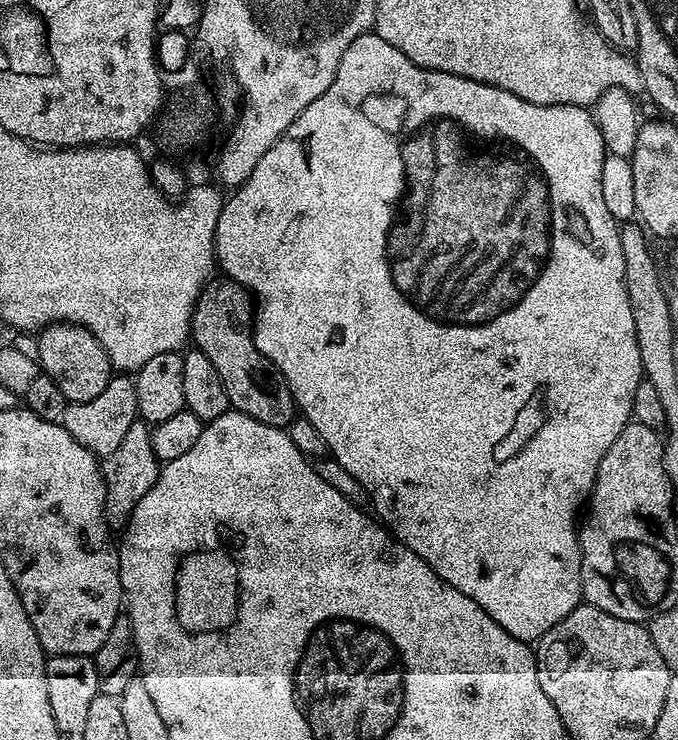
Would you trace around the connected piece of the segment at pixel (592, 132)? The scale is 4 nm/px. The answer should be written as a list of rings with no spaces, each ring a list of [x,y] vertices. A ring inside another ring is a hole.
[[[369,30],[354,38],[350,46],[346,46],[342,62],[338,62],[338,74],[334,74],[334,82],[326,86],[326,94],[318,94],[318,98],[314,98],[314,102],[310,102],[310,106],[306,106],[306,110],[302,110],[302,114],[298,114],[298,118],[290,122],[278,142],[274,142],[274,146],[270,146],[270,150],[262,154],[258,166],[250,170],[250,178],[246,178],[246,182],[225,199],[224,208],[216,223],[216,258],[219,271],[224,271],[221,273],[227,279],[241,284],[254,297],[258,305],[254,312],[254,335],[258,350],[262,350],[262,354],[266,354],[266,358],[270,358],[270,362],[274,362],[277,370],[284,375],[299,415],[314,422],[318,434],[322,434],[322,438],[328,443],[331,459],[346,466],[346,470],[350,470],[350,474],[358,478],[370,504],[372,500],[376,507],[375,515],[387,525],[396,539],[413,548],[447,584],[466,594],[466,598],[478,602],[478,606],[482,606],[482,610],[490,614],[490,618],[494,618],[494,622],[498,622],[502,630],[525,642],[539,641],[540,637],[558,626],[558,622],[562,622],[562,618],[569,616],[582,602],[581,533],[578,528],[576,532],[576,515],[579,512],[581,515],[591,497],[598,466],[602,458],[606,458],[606,450],[610,450],[614,438],[618,438],[618,434],[622,434],[622,430],[632,420],[634,390],[638,390],[644,375],[638,350],[638,334],[634,330],[634,310],[630,310],[630,298],[624,281],[621,225],[616,224],[611,210],[608,209],[608,200],[604,197],[604,158],[606,159],[606,151],[602,134],[588,108],[579,108],[573,104],[526,102],[489,84],[423,68],[410,62],[410,58],[406,58],[402,50],[394,50],[394,46],[386,42],[386,38],[382,38],[374,30]]]

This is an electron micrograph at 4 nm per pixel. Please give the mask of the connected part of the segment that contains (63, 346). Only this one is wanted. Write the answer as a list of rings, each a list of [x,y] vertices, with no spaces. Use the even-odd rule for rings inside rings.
[[[49,324],[39,333],[40,341],[36,344],[34,355],[42,369],[43,375],[54,378],[58,382],[58,390],[68,399],[69,404],[90,402],[90,398],[98,398],[102,390],[106,390],[112,381],[114,369],[106,350],[86,330],[77,324]]]

